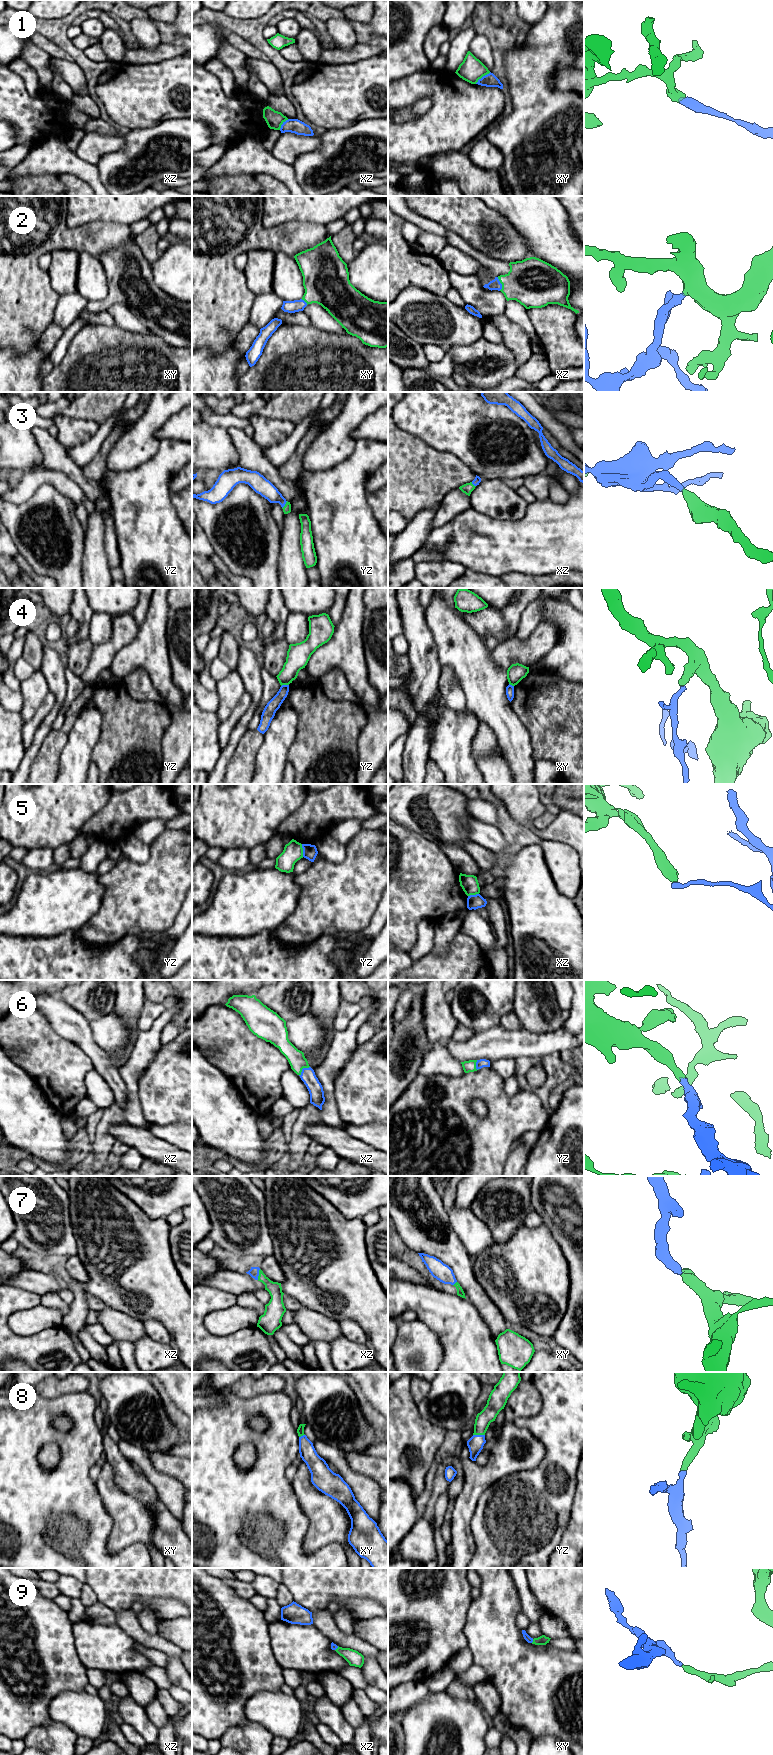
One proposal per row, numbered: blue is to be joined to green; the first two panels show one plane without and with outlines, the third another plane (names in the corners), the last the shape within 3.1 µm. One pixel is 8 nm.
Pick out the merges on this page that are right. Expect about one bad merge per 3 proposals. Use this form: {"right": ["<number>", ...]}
{"right": ["2", "3", "6", "7", "8", "9"]}

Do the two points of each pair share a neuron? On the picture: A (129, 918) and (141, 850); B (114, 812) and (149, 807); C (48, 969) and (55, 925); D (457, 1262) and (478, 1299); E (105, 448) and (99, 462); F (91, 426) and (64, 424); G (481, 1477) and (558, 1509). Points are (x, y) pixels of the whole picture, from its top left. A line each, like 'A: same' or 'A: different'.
A: different
B: same
C: different
D: same
E: same
F: same
G: different

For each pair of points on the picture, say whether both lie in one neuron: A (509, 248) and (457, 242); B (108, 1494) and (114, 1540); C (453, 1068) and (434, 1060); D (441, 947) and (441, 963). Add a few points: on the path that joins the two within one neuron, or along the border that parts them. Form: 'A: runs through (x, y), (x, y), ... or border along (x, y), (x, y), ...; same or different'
A: border along (449, 230), (457, 233), (473, 247), (489, 256); different
B: runs through (119, 1505), (119, 1529); same
C: runs through (448, 1066), (439, 1061); same
D: border along (456, 936), (445, 953), (437, 954), (431, 952); different

